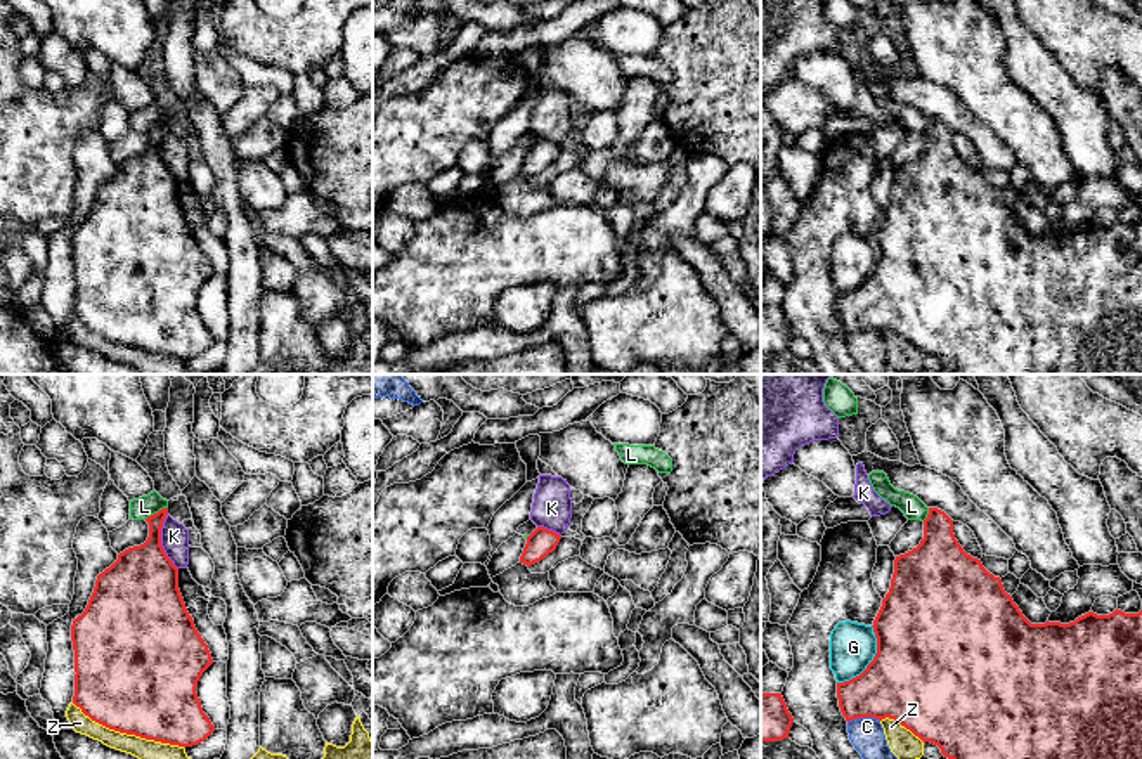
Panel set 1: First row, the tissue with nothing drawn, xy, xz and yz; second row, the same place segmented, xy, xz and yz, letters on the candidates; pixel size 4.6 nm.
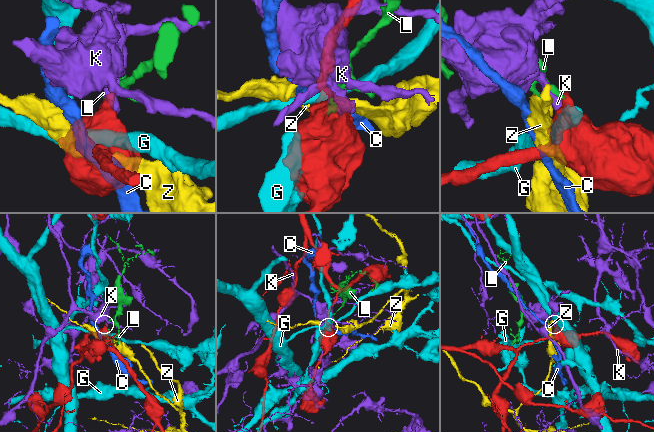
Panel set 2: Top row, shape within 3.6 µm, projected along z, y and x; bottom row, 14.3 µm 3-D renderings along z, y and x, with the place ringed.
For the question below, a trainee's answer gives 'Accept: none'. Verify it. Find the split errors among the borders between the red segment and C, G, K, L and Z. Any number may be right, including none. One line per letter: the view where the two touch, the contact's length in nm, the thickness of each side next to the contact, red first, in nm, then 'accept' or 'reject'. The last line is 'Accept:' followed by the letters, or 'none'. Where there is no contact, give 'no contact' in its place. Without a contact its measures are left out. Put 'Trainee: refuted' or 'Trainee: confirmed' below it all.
C: yz | 150 nm | 360/160 nm | reject
G: yz | 320 nm | 500/220 nm | reject
K: xy | 260 nm | 360/130 nm | reject
L: xy | 130 nm | 200/100 nm | reject
Z: xy | 550 nm | 500/180 nm | reject
Accept: none
Trainee: confirmed

